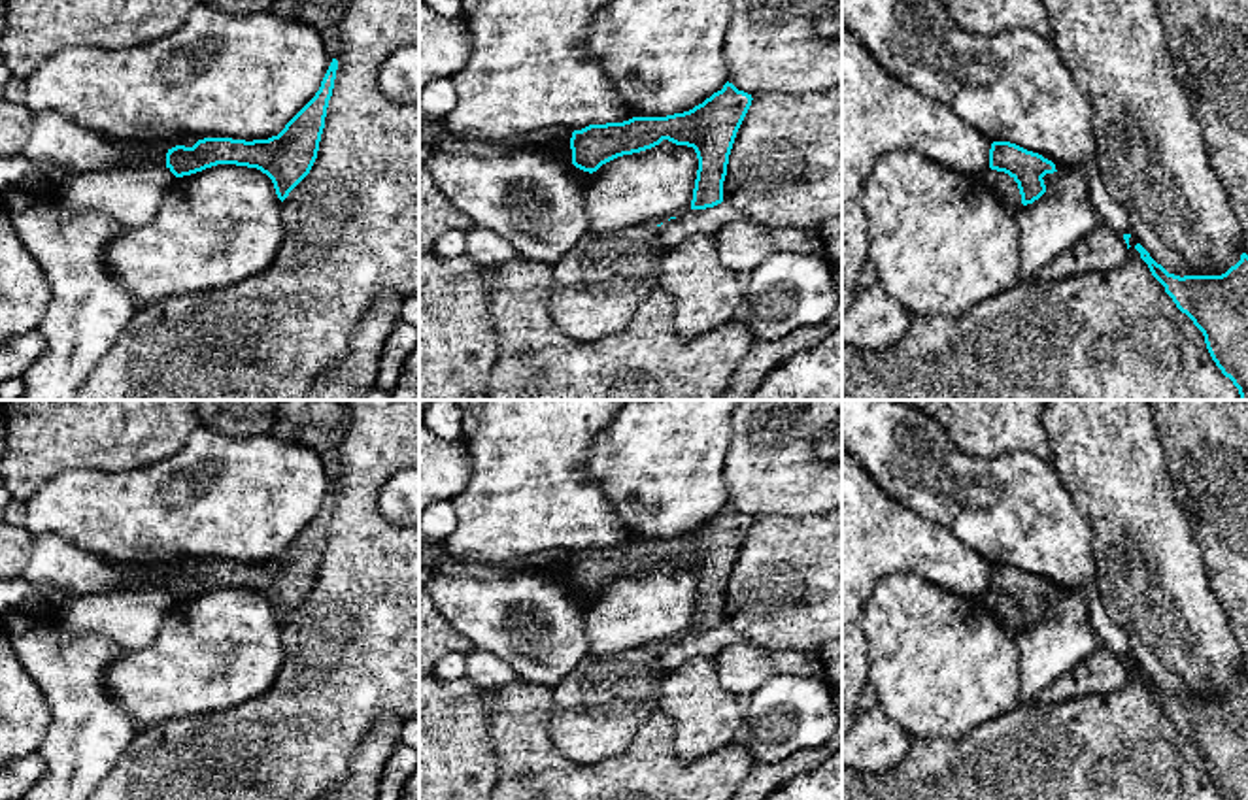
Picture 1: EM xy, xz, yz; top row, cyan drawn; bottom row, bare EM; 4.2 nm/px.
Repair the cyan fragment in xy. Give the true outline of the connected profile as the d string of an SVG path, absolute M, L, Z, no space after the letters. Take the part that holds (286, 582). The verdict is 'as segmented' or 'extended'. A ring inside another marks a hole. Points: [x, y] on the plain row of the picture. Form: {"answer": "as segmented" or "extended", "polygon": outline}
{"answer": "as segmented", "polygon": "M332 481L315 519L268 562L204 560L193 570L176 568L166 575L166 591L176 598L191 598L217 587L257 591L266 596L283 625L289 615L310 596L321 557L329 523L332 519L338 483Z"}

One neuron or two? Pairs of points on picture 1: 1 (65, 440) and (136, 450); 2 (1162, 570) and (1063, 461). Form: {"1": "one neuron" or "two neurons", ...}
{"1": "one neuron", "2": "one neuron"}

